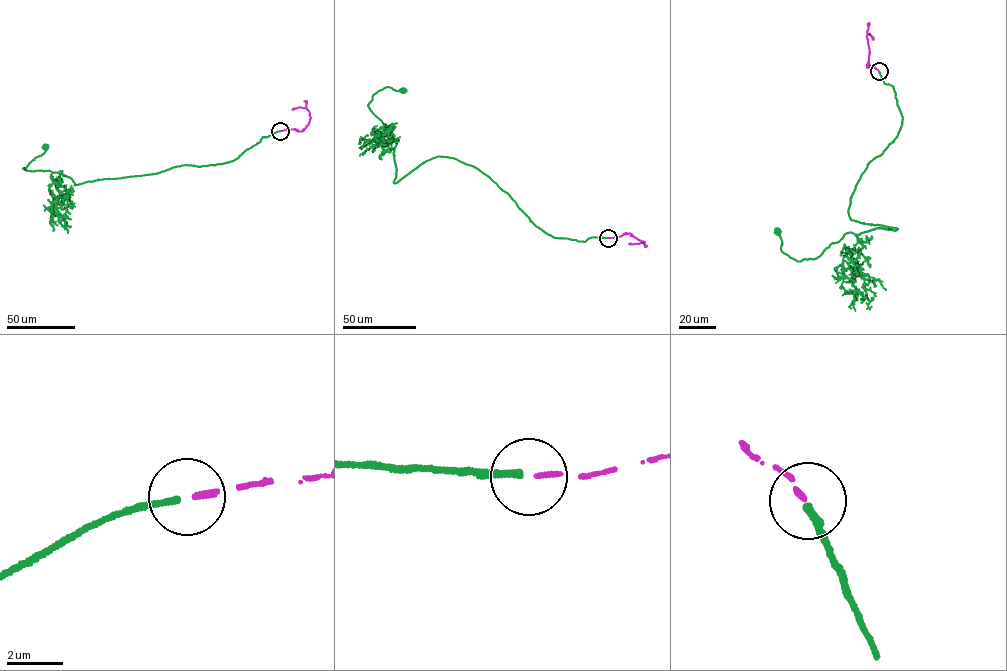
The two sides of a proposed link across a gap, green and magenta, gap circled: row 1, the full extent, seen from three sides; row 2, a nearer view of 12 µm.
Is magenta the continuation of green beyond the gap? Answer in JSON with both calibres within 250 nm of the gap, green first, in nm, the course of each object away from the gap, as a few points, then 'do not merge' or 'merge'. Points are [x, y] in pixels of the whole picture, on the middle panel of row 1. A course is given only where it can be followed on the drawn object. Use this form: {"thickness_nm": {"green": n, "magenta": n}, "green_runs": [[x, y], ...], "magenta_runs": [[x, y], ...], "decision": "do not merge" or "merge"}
{"thickness_nm": {"green": 240, "magenta": 200}, "green_runs": [[608, 238], [554, 237], [452, 158], [394, 182], [396, 141], [368, 104], [386, 87], [403, 91]], "magenta_runs": [[608, 238], [629, 233], [644, 242], [629, 243]], "decision": "merge"}

